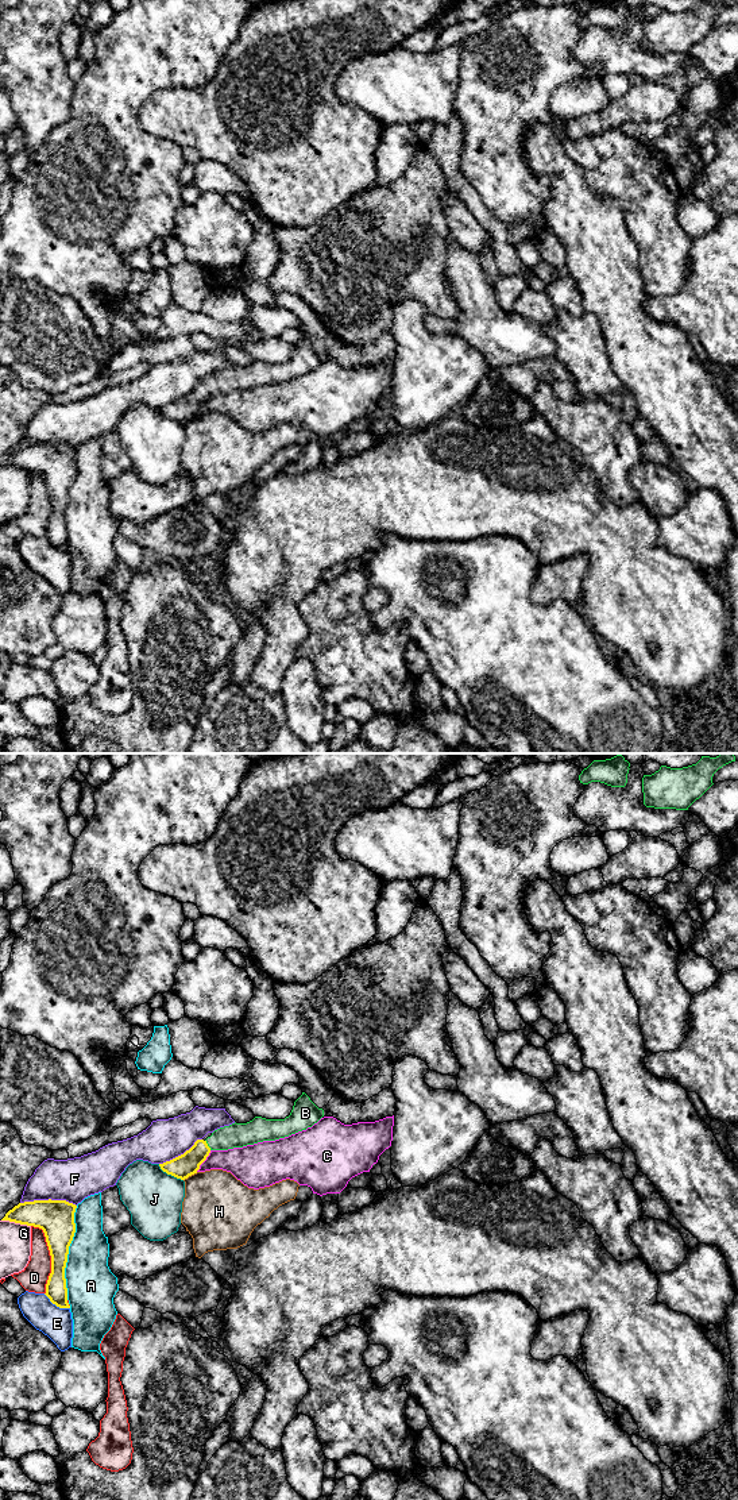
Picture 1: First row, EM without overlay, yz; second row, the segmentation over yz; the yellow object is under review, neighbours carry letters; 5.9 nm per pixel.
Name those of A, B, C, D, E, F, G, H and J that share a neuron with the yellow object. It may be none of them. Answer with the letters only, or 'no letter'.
B

